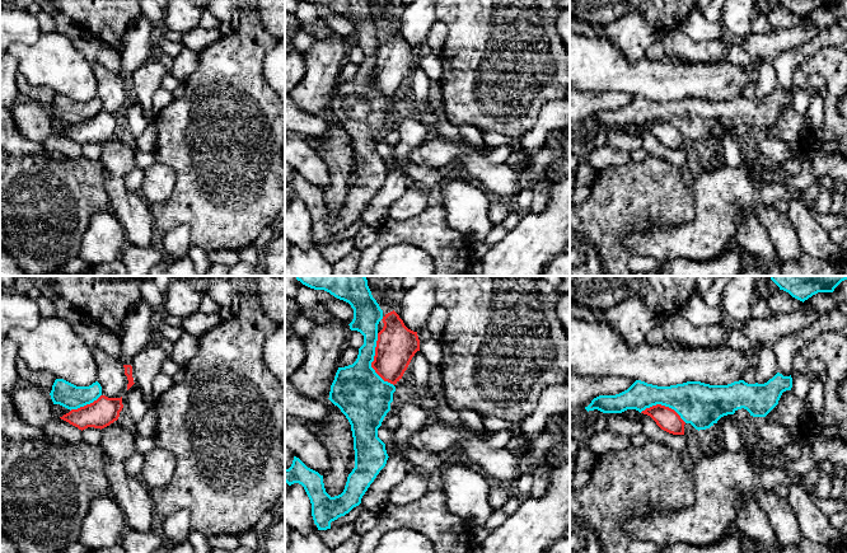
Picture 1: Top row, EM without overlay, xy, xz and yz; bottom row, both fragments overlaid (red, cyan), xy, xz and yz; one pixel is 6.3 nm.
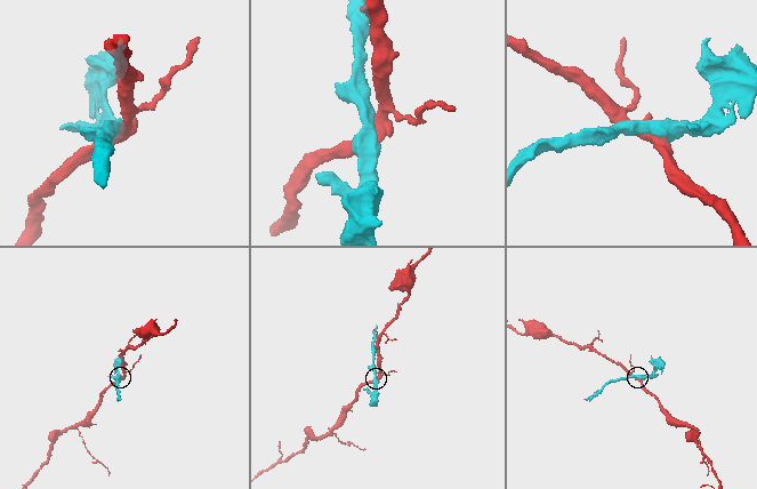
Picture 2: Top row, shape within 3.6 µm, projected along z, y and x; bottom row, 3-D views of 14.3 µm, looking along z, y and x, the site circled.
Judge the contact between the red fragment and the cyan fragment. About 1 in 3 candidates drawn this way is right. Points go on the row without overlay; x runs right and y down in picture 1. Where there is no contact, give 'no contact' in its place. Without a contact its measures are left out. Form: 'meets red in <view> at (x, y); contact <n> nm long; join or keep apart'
meets red in xz at (373, 76); contact 360 nm long; keep apart

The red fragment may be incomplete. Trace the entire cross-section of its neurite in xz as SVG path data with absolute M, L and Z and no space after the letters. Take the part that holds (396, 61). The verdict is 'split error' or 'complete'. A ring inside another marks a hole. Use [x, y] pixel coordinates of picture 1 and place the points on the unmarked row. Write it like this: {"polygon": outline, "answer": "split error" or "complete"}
{"polygon": "M394 25L385 29L382 36L384 42L378 48L371 83L384 97L394 100L420 66L420 55L417 47L408 44Z", "answer": "complete"}

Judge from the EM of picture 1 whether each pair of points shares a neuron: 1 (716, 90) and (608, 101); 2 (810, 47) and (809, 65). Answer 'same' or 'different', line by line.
1: different
2: different

